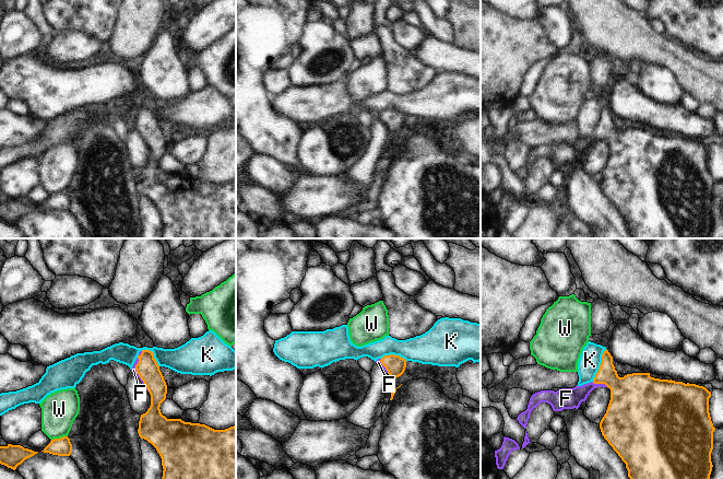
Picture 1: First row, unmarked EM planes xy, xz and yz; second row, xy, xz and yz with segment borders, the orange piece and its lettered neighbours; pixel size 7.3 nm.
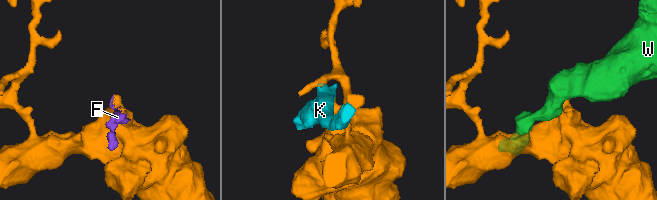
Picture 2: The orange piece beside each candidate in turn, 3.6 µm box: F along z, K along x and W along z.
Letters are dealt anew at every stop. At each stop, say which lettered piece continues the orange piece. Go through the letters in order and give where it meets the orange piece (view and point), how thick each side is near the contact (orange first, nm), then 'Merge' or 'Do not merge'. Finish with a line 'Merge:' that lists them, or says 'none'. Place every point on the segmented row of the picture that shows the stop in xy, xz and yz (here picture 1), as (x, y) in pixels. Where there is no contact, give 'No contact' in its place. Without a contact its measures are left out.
F: Touches orange at xy (138, 373). Thickness 160 nm (orange) against 40 nm. Merge
K: Touches orange at yz (600, 365). Thickness 190 nm (orange) against 160 nm. Do not merge
W: Touches orange at xy (60, 437). Thickness 140 nm (orange) against 260 nm. Do not merge
Merge: F.

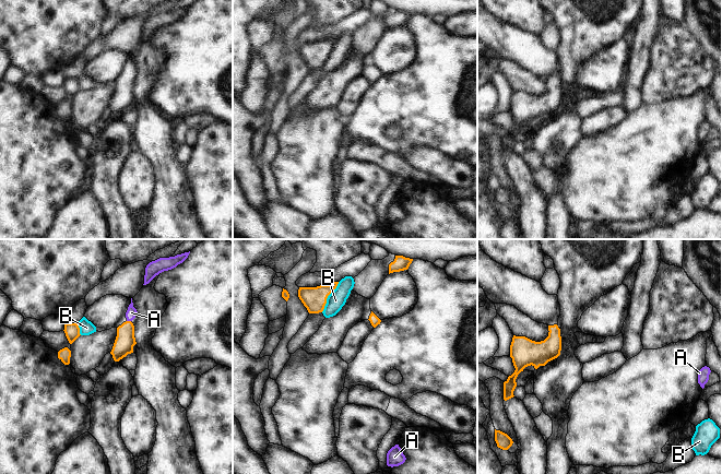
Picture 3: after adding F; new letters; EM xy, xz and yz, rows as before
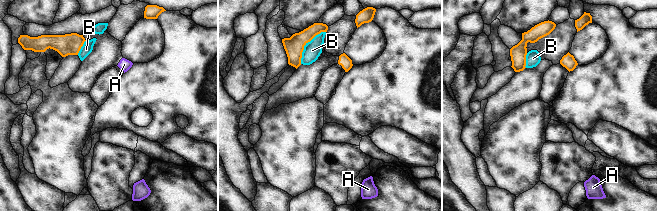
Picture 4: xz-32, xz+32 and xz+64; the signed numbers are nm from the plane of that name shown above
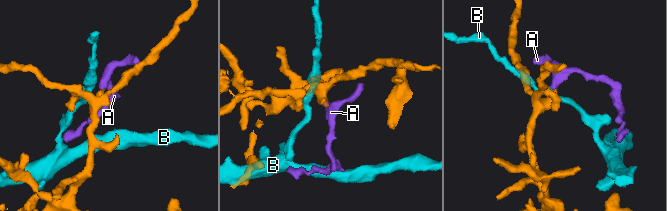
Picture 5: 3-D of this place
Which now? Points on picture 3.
A: Touches orange at xy (129, 321). Thickness 150 nm (orange) against 80 nm. Merge
B: Touches orange at xz (327, 297). Thickness 180 nm (orange) against 140 nm. Do not merge
Merge: A.

